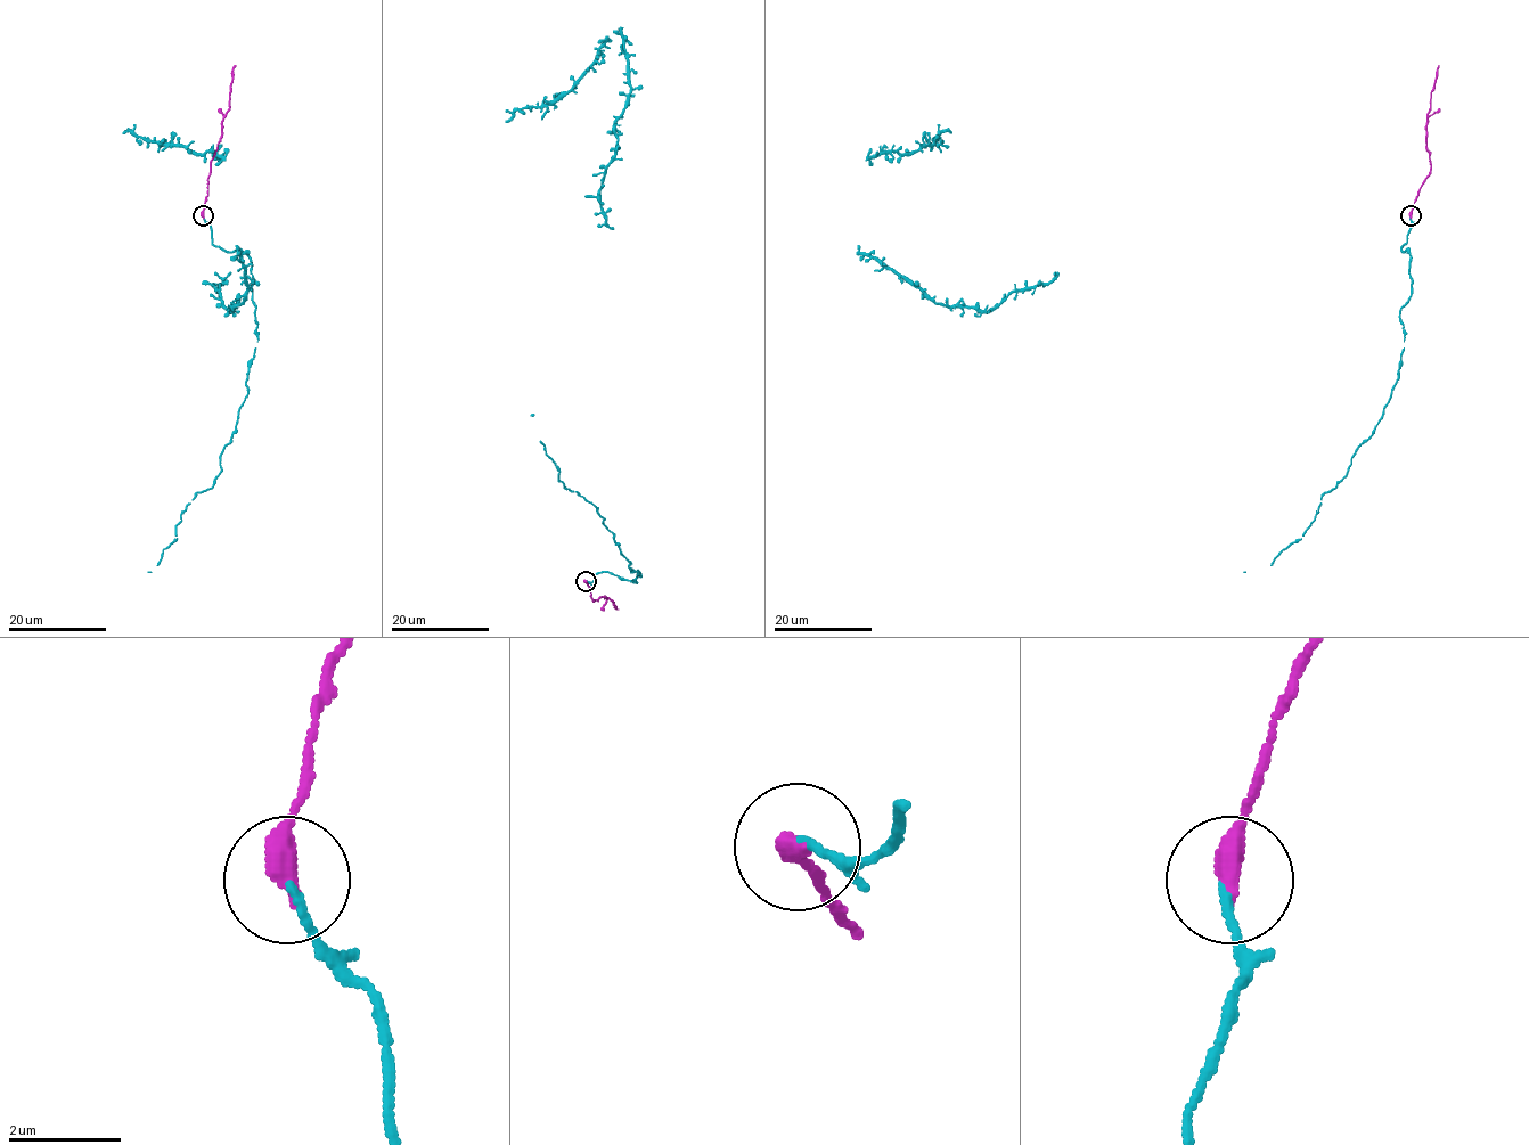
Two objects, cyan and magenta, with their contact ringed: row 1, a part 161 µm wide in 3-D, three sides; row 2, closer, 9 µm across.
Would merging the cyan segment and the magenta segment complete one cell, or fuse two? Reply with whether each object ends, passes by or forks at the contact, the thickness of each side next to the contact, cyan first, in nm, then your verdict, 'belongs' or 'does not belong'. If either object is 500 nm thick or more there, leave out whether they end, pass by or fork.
cyan ends | magenta ends | 120/440 nm | belongs

